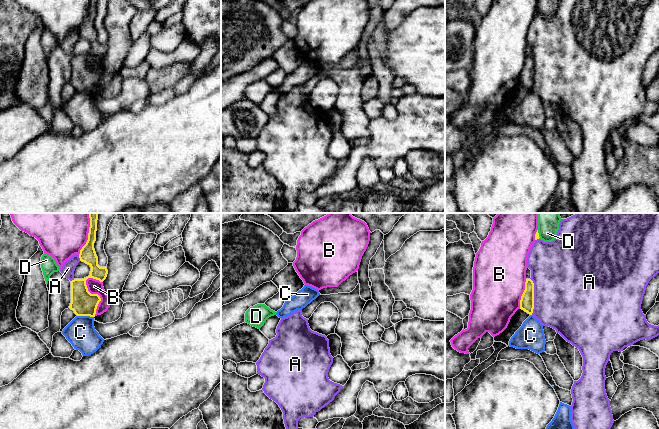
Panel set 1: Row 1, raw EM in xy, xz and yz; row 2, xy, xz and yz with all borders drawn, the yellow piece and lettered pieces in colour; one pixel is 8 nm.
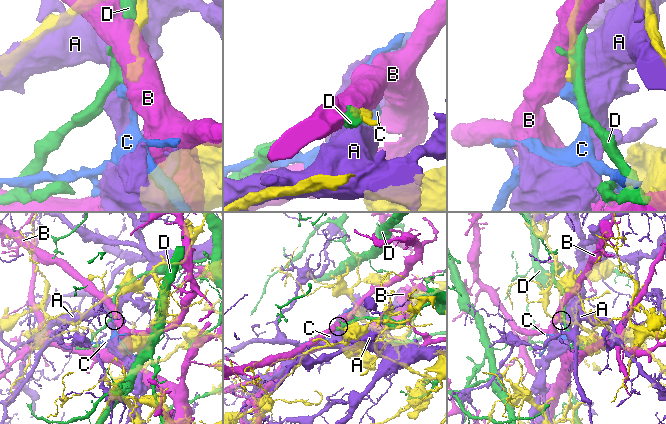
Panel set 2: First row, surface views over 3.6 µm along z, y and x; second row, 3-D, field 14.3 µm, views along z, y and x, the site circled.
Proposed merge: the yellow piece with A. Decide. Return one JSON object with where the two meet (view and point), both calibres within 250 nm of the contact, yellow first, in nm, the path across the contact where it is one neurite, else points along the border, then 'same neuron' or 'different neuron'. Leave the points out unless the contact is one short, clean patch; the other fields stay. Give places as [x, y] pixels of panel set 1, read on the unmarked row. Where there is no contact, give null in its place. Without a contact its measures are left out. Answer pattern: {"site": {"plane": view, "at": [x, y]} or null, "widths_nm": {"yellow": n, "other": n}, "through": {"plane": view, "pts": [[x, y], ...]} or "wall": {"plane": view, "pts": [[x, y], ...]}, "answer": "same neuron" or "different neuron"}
{"site": {"plane": "yz", "at": [533, 72]}, "widths_nm": {"yellow": 110, "other": 500}, "answer": "different neuron"}

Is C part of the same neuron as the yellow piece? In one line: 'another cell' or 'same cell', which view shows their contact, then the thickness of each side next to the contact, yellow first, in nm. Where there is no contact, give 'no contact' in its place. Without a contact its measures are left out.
another cell | xy | 200/240 nm

